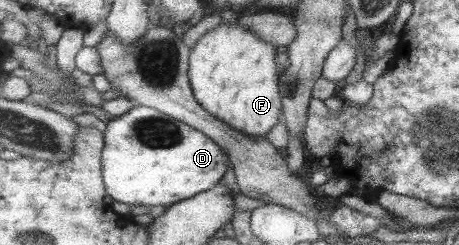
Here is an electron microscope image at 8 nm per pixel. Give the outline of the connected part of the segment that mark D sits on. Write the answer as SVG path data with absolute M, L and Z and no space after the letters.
M137 104L130 112L114 117L108 123L105 131L107 147L103 155L105 181L109 195L123 204L149 206L156 209L165 209L178 202L188 200L206 191L212 190L224 180L228 172L229 152L222 148L213 137L201 129L194 128L182 120L152 108Z

